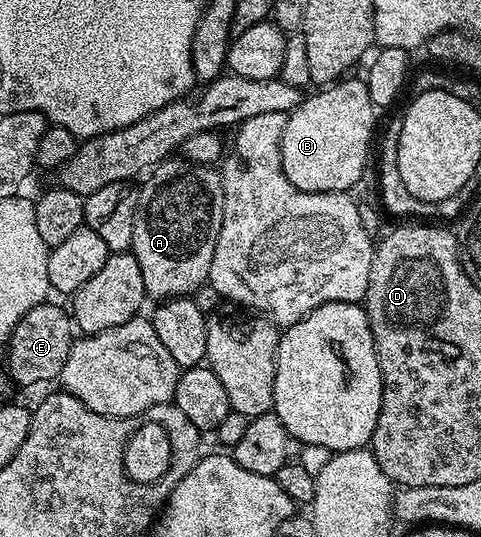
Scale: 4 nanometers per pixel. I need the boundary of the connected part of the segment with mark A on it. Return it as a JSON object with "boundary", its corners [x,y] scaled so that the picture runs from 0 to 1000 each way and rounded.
{"boundary":[[[351,291],[306,326],[308,341],[287,354],[279,447],[270,471],[295,499],[295,529],[310,557],[347,559],[380,555],[407,546],[412,534],[432,525],[437,484],[445,484],[445,462],[453,454],[453,432],[466,400],[462,335],[449,309],[422,309],[389,302],[378,291]]]}

